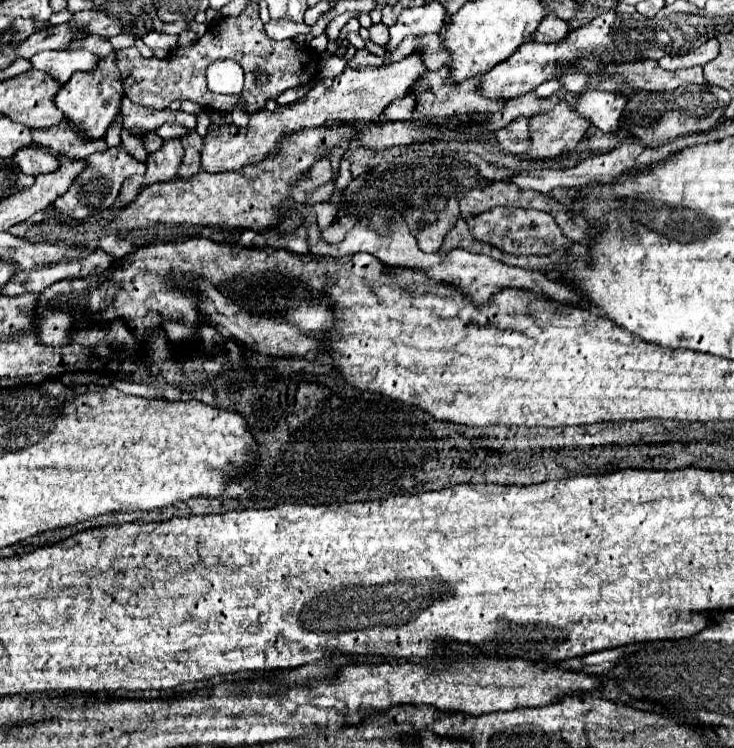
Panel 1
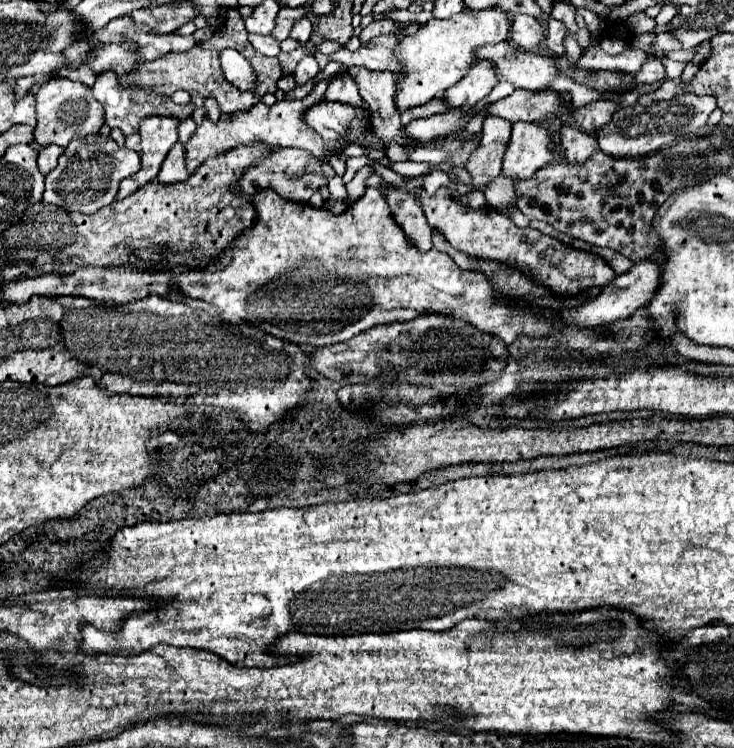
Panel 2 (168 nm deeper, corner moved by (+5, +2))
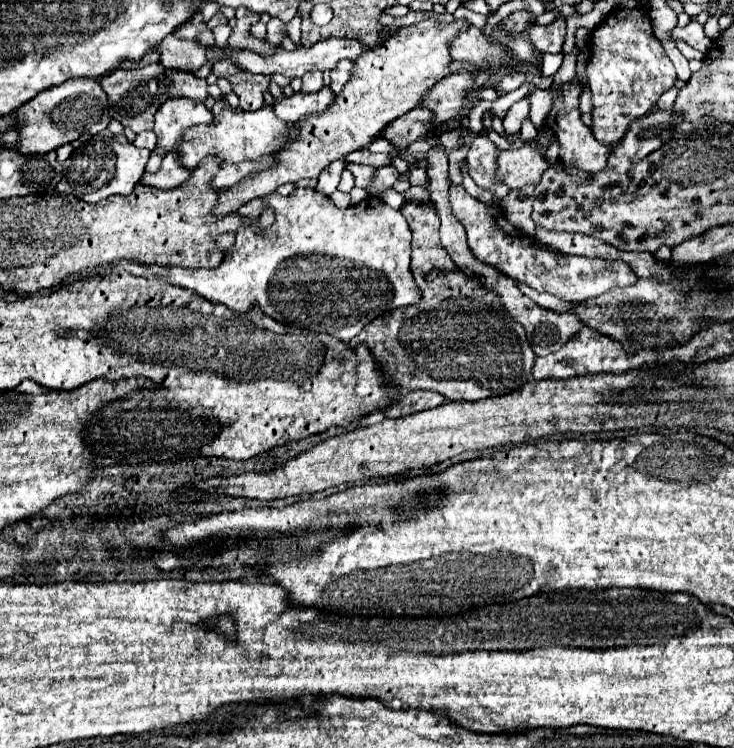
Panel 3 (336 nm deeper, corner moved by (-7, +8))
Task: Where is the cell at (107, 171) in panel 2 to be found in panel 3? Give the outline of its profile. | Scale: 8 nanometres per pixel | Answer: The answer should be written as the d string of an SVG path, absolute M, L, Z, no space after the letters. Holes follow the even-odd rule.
M104 129L64 161L64 179L60 181L58 191L70 193L86 203L98 203L110 195L128 195L140 181L148 157L148 149L138 149L124 135L112 135L108 129Z

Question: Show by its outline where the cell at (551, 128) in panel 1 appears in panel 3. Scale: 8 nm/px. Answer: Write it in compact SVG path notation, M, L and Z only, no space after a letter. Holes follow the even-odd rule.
M526 145L522 149L500 151L496 179L498 183L506 183L508 189L520 189L526 185L538 185L546 169L546 159L540 157L536 149Z

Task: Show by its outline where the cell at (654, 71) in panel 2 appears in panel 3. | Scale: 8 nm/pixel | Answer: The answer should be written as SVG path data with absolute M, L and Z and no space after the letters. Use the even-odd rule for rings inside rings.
M644 7L616 9L592 31L586 73L594 103L592 133L602 145L618 143L628 125L650 113L658 97L678 79L662 43L652 35L652 19Z

